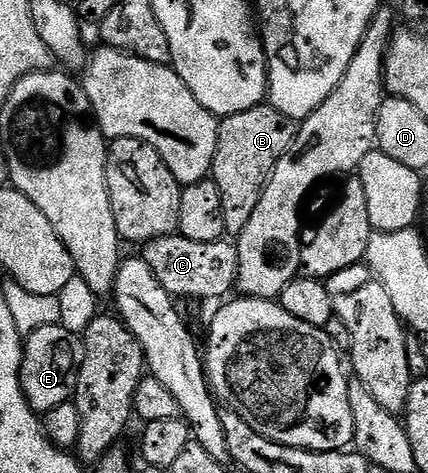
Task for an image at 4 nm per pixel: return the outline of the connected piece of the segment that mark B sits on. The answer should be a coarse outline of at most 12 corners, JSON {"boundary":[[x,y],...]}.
{"boundary":[[271,104],[220,122],[210,178],[225,235],[238,236],[278,160],[293,119]]}

